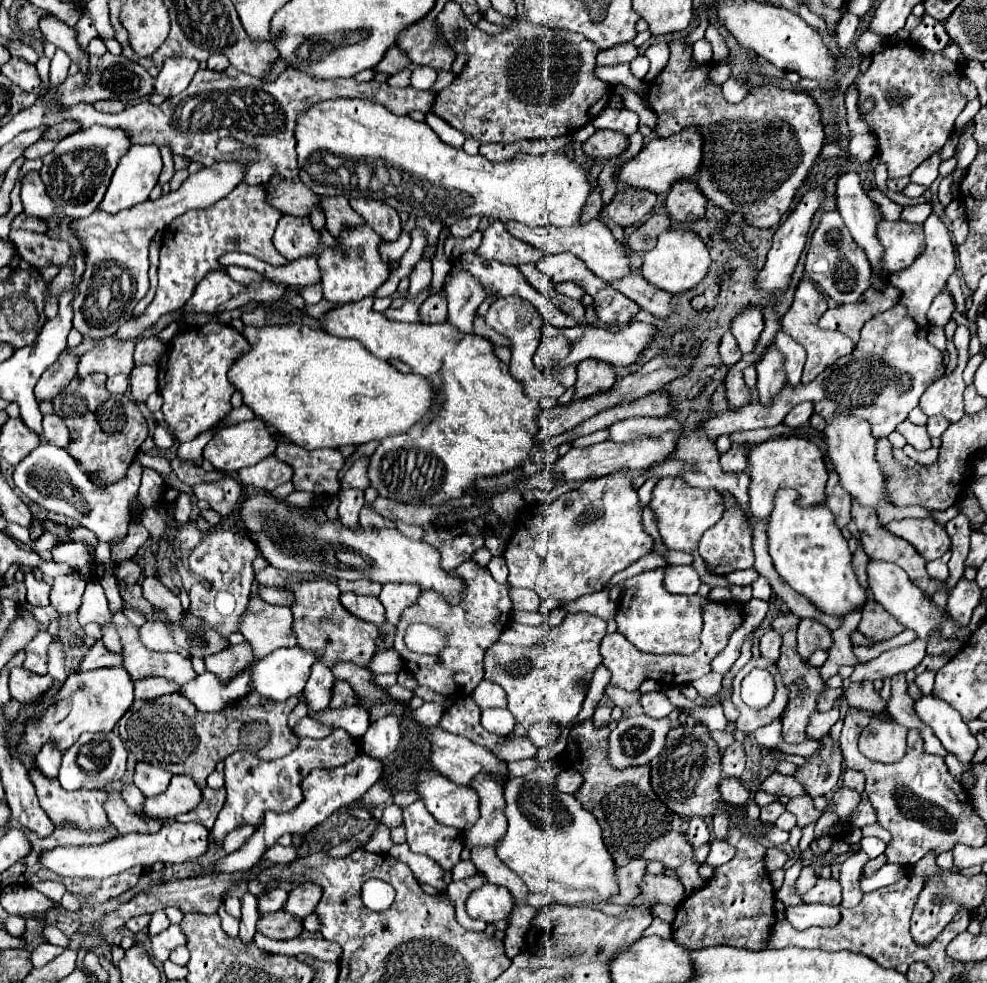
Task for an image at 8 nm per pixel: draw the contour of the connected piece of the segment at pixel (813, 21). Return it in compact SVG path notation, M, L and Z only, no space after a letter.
M805 5L800 7L800 17L815 29L828 31L827 24L824 20L818 17L816 14L812 13Z

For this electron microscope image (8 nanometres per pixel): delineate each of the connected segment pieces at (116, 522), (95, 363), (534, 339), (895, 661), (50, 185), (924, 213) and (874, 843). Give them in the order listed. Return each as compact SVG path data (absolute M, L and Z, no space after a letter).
M45 443L41 447L37 447L37 451L33 451L33 455L29 455L19 465L15 465L15 473L13 473L15 485L21 489L21 493L27 499L35 501L37 505L41 505L49 511L73 517L75 521L79 521L83 527L91 529L99 537L99 547L95 549L95 559L97 559L97 563L101 563L101 579L99 581L105 589L111 615L123 609L123 599L119 595L117 579L113 575L113 559L109 553L109 541L115 537L123 537L127 533L127 525L131 521L129 503L133 497L137 497L137 491L141 485L141 473L143 473L143 465L139 463L139 457L137 457L121 481L117 481L105 489L99 489L89 481L89 477L81 471L79 463L65 449L45 445Z
M103 339L97 351L89 351L83 355L77 367L77 375L85 377L89 373L105 373L105 375L130 374L134 364L134 342Z
M509 297L509 299L497 299L487 315L485 315L485 323L495 329L497 333L505 335L509 341L511 341L511 375L517 377L521 383L525 383L525 389L527 389L527 395L533 397L533 399L543 399L543 397L561 397L565 393L565 387L555 381L553 377L549 377L547 373L543 371L537 371L535 369L535 363L533 363L533 355L541 343L541 331L539 331L539 313L533 305L529 305L527 301L523 299L517 299L517 297Z
M915 639L905 647L897 647L881 653L871 661L857 663L853 669L851 681L877 681L877 679L893 677L895 673L901 673L901 671L907 673L923 657L925 657L925 643L921 643L921 639Z
M93 125L89 131L79 129L77 133L61 139L57 147L45 155L43 167L39 171L43 183L47 185L47 195L55 207L71 219L91 215L107 191L111 171L115 171L117 161L127 153L129 145L129 137L123 131L97 125Z
M919 203L919 205L911 205L911 207L903 207L903 211L901 211L901 219L903 221L923 223L929 215L931 215L931 205L929 203Z
M863 837L861 839L861 849L869 855L869 857L877 857L885 851L885 843L879 837Z

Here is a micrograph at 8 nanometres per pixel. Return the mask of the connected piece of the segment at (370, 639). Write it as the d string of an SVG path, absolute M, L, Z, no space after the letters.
M317 579L305 581L295 585L285 585L295 593L293 609L293 631L297 635L299 647L317 655L317 661L325 663L327 667L335 667L339 661L351 661L357 665L367 665L377 651L377 635L379 629L371 623L365 623L357 617L351 617L339 603L339 587L335 581Z

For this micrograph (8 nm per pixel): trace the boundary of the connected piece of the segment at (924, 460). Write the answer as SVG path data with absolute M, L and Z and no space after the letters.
M905 445L903 447L903 451L905 451L905 455L907 457L911 457L913 461L917 461L917 463L921 463L921 465L929 465L929 463L935 463L937 461L937 455L939 455L939 451L937 449L925 449L925 451L917 451L915 447L911 447L911 445Z

